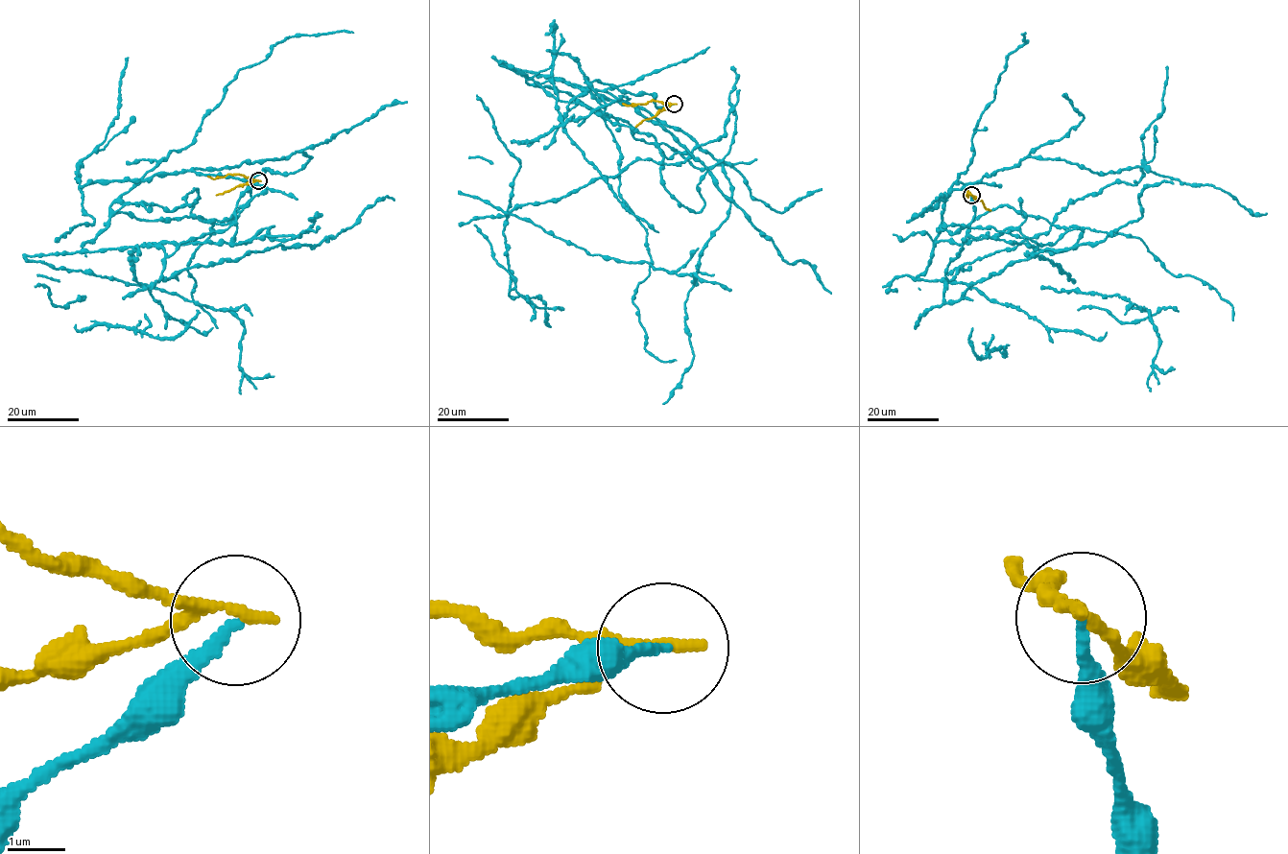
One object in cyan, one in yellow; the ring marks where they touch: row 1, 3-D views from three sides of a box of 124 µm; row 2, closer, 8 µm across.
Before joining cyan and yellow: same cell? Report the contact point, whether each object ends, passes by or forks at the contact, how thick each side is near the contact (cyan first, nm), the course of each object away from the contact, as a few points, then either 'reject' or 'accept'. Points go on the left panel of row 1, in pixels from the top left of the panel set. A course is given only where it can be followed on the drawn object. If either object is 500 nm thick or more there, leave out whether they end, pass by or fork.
at (258, 180); cyan ends there; yellow passes by; 190 nm thick on the cyan side, 190 nm on the other; cyan runs (258, 181), (169, 278), (274, 226), (230, 244), (232, 216), (110, 207), (155, 175), (308, 155), (212, 223); yellow runs (258, 181), (241, 175), (227, 174), (214, 179), (207, 176); reject

